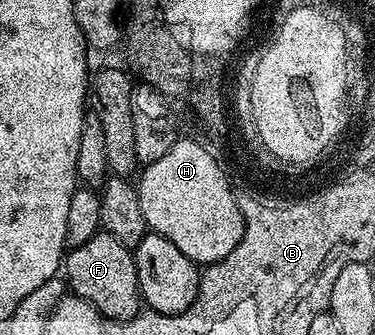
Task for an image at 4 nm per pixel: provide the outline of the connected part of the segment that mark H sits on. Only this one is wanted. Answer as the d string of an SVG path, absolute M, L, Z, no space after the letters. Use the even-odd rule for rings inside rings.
M197 139L175 140L164 158L156 158L156 162L145 165L141 172L136 187L149 231L158 232L180 246L182 253L199 266L214 264L236 250L246 224L242 221L234 189Z

